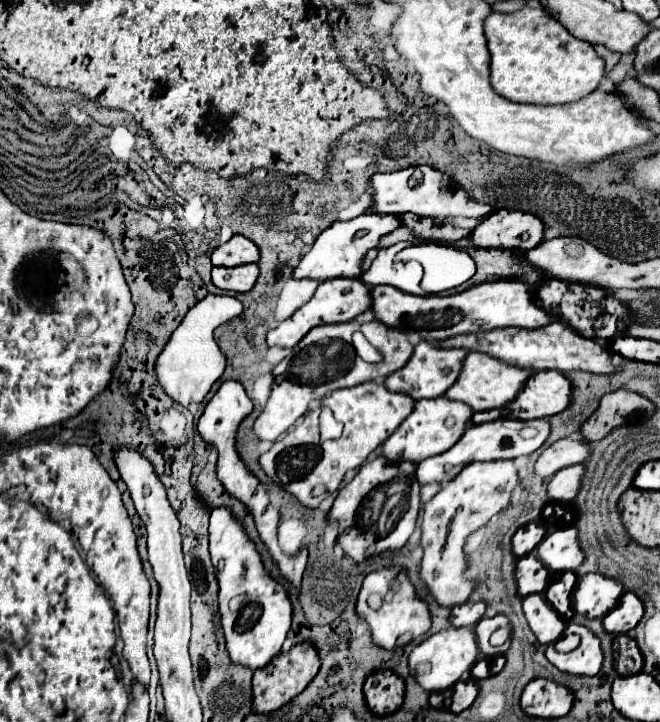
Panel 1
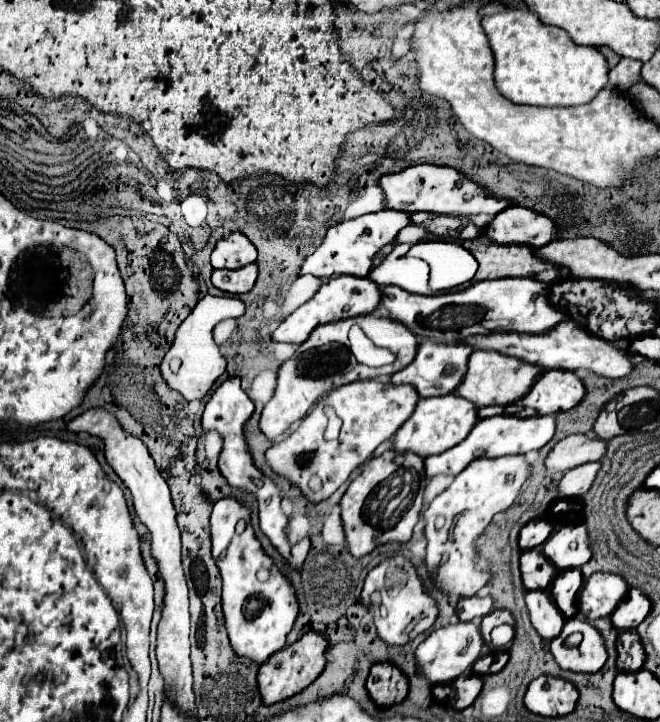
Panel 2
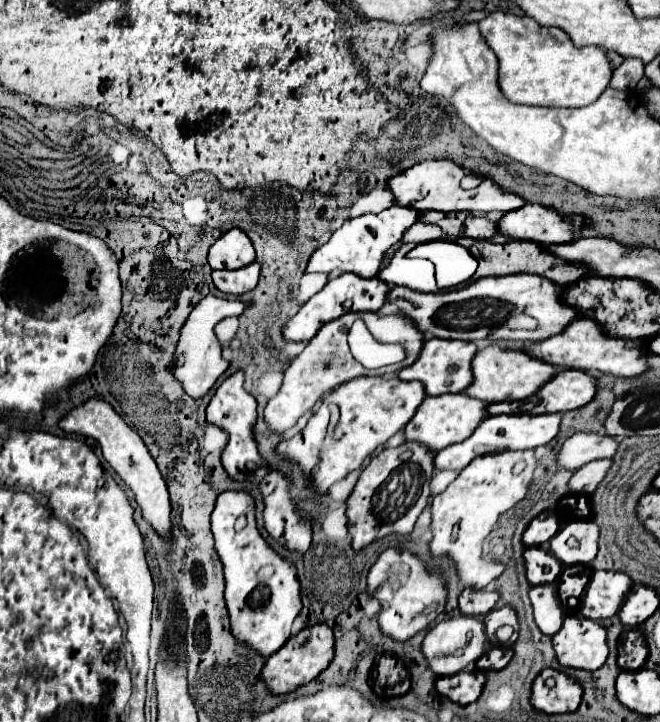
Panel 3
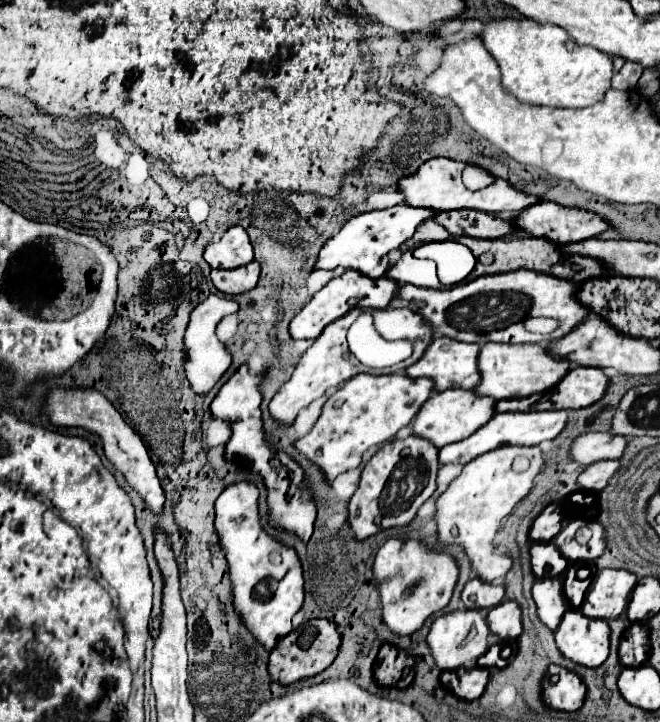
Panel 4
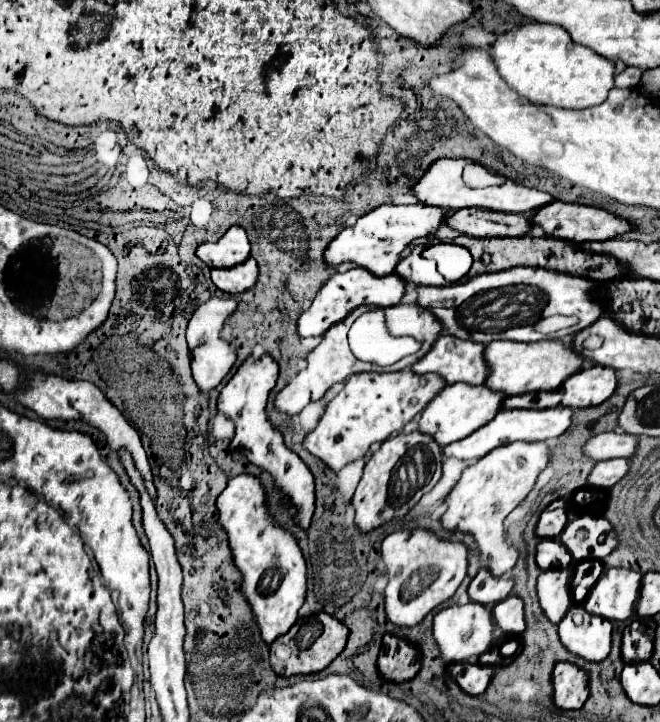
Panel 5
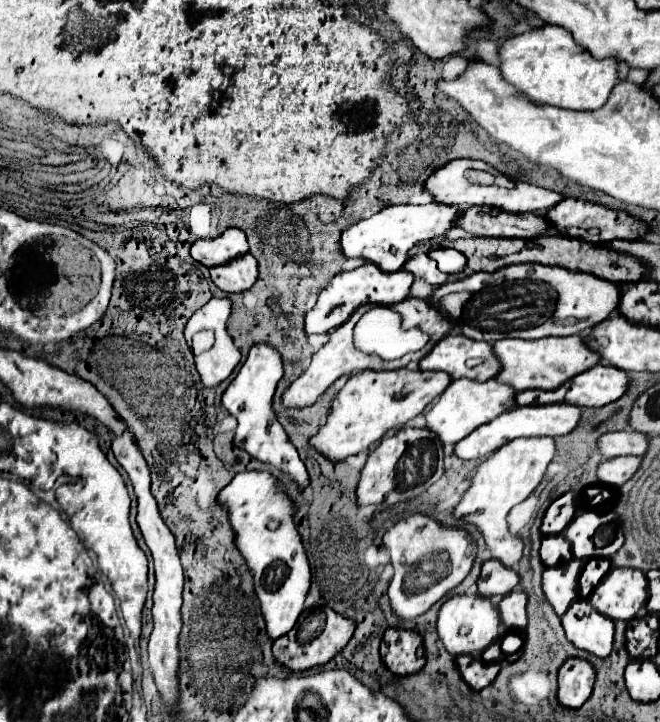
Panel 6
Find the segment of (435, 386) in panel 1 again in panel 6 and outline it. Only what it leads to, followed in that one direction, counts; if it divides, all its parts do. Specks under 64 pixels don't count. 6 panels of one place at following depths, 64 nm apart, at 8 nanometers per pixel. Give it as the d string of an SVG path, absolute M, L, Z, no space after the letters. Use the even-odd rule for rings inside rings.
M448 334L446 338L442 338L430 354L426 354L420 360L420 370L442 370L446 372L452 380L456 378L470 378L476 382L486 382L490 378L494 378L500 370L498 360L492 354L492 346L484 344L484 342L476 342L476 340L468 340L462 334Z

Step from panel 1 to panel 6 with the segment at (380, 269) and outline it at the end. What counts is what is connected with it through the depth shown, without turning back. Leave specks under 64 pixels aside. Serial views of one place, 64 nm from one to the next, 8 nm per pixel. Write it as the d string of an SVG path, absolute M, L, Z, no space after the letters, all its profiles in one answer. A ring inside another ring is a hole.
M412 256L408 258L408 264L404 264L406 272L412 272L414 278L424 278L428 284L432 286L440 286L440 272L436 268L436 264L432 264L432 260L428 260L428 256Z

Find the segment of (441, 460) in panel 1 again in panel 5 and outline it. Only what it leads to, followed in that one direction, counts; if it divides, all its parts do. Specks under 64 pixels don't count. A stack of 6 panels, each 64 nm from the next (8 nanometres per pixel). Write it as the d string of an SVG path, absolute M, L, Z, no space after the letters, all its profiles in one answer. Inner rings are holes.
M548 408L548 410L500 410L494 420L490 420L488 426L480 428L472 436L466 436L460 442L452 442L442 452L446 458L458 458L458 460L478 460L486 456L490 450L522 440L522 442L542 442L548 438L556 438L566 432L570 426L572 408Z

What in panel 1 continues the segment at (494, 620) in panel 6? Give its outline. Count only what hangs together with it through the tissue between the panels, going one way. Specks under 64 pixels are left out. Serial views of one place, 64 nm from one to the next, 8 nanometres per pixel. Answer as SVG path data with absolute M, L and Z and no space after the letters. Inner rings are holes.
M446 628L438 634L432 634L428 640L420 642L408 656L408 668L410 676L416 678L418 686L432 694L432 692L442 692L448 690L452 684L462 680L462 676L474 666L478 656L478 646L476 646L476 636L474 630L468 628Z

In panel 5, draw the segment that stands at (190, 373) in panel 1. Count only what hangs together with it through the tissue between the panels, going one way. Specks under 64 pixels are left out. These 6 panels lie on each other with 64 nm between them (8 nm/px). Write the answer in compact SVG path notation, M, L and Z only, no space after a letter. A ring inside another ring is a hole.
M210 298L208 302L200 304L192 318L190 318L190 324L188 324L188 332L186 332L186 338L188 338L188 348L192 352L192 378L196 382L196 386L202 390L202 392L210 392L212 388L216 388L222 378L230 372L230 368L234 366L234 360L236 360L236 354L234 350L230 348L228 342L224 342L220 338L220 328L224 324L224 320L236 310L236 302L234 300L222 300L222 298Z

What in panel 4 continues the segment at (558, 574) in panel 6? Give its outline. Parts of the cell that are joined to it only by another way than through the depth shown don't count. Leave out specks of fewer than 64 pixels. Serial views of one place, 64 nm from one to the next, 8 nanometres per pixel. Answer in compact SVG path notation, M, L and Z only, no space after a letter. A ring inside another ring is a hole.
M542 578L536 580L532 588L532 598L536 602L536 614L548 630L556 630L564 612L566 602L562 594L562 578Z

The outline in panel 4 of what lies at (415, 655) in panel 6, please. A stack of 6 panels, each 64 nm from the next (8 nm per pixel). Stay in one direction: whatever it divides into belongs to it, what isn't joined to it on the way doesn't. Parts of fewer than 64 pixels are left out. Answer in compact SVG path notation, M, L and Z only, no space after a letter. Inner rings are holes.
M384 644L380 648L376 664L374 664L376 684L404 690L412 684L412 678L414 678L412 656L408 656L406 652L398 650L390 644Z

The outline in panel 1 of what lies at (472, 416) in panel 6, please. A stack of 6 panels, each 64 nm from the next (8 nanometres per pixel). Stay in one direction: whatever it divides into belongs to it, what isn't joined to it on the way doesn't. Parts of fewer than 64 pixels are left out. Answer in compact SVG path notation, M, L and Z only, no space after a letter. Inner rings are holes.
M444 396L432 398L432 400L418 400L412 414L380 446L380 450L382 450L380 456L384 456L390 462L394 462L398 458L398 460L410 460L410 462L418 464L424 458L442 454L460 440L464 430L470 426L470 416L472 416L472 410L468 404L460 404L460 402L448 400Z

